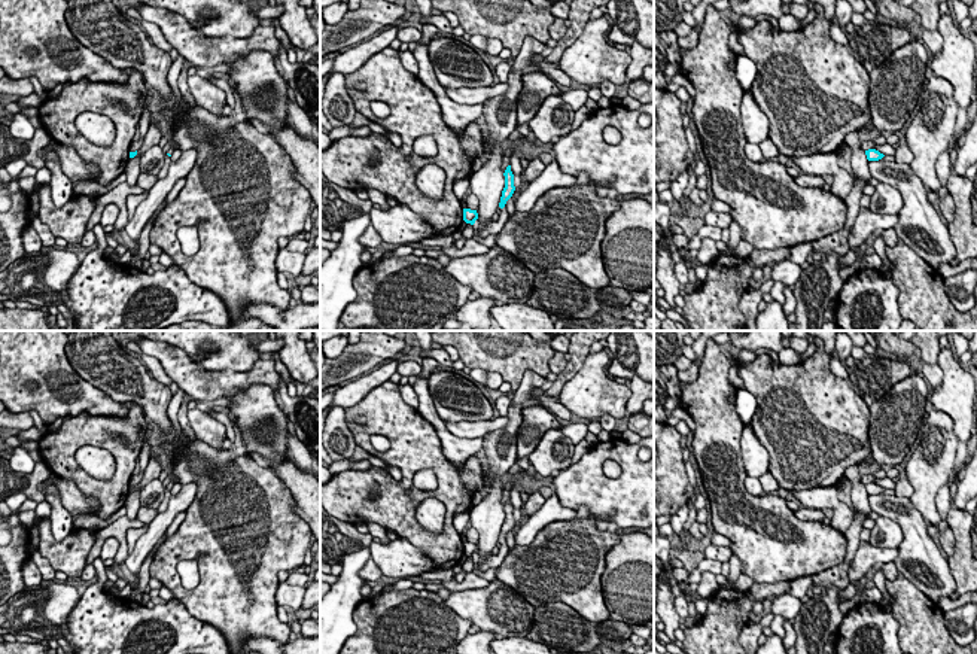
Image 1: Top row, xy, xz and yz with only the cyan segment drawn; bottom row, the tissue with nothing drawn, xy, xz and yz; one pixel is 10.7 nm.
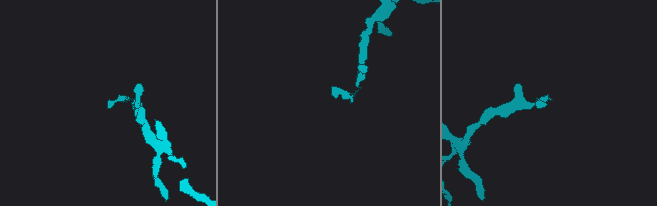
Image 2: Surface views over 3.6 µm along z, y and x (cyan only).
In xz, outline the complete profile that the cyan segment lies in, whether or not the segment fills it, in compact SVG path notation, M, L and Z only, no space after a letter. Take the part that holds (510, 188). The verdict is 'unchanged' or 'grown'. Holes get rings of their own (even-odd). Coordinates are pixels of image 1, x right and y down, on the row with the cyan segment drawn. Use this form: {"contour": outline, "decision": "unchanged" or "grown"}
{"contour": "M511 165L506 167L503 176L505 176L505 188L502 191L502 197L500 197L500 203L499 203L500 216L496 222L491 220L486 229L477 229L477 234L480 238L486 238L490 234L497 234L503 228L505 222L508 220L508 212L506 212L505 204L512 197L512 194L515 191L514 174L511 171Z", "decision": "grown"}

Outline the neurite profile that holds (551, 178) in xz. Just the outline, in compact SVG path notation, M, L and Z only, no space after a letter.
M556 158L545 165L545 170L532 180L515 200L517 212L529 212L539 197L554 188L570 188L576 183L576 176L563 173Z

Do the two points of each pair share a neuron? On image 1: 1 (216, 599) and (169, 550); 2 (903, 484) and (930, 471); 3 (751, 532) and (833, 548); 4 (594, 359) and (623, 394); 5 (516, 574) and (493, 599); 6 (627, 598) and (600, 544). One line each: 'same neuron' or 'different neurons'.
1: same neuron
2: different neurons
3: same neuron
4: same neuron
5: different neurons
6: different neurons

